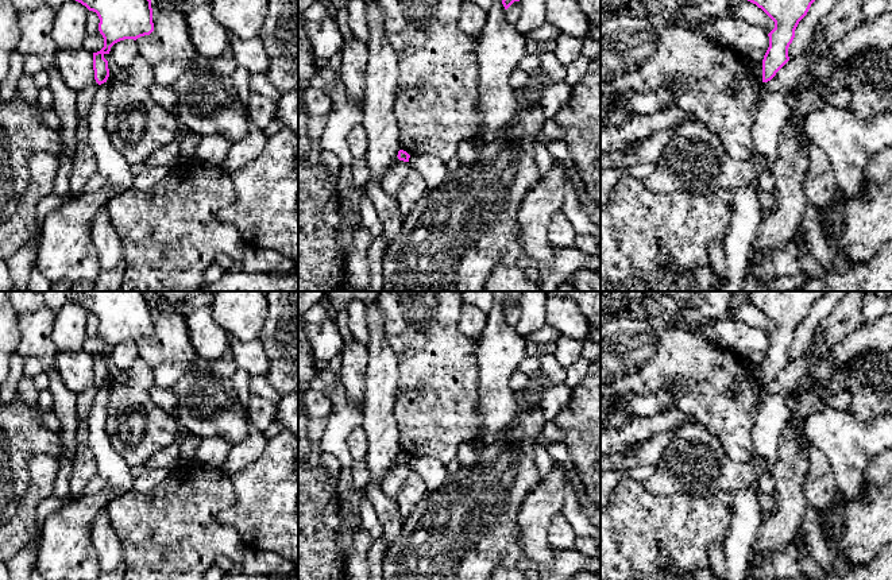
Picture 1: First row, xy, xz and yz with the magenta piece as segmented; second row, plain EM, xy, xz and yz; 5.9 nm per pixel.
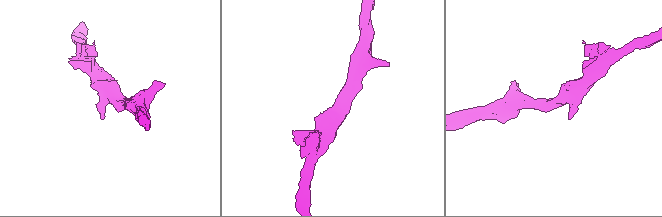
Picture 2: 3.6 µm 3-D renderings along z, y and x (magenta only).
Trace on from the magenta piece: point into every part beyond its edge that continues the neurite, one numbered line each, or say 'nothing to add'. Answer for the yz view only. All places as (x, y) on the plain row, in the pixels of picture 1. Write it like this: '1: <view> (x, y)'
nothing to add

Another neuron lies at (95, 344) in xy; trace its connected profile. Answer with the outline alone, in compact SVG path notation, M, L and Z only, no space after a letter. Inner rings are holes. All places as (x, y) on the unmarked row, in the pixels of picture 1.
M97 333L96 336L88 337L85 344L84 344L84 351L90 353L90 355L97 355L104 349L104 340Z

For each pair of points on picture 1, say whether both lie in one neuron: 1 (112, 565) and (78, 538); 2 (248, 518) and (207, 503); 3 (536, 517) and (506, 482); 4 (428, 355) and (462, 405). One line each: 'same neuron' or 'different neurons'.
1: different neurons
2: different neurons
3: different neurons
4: same neuron

